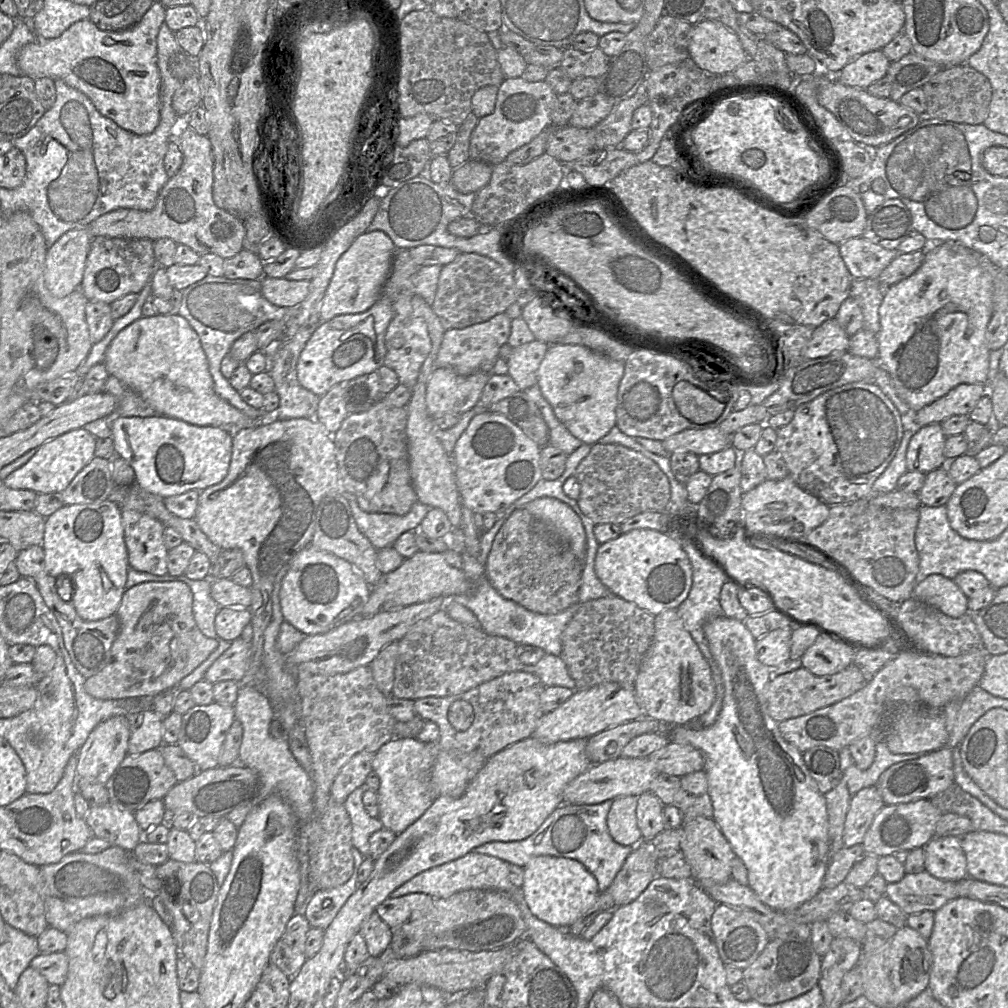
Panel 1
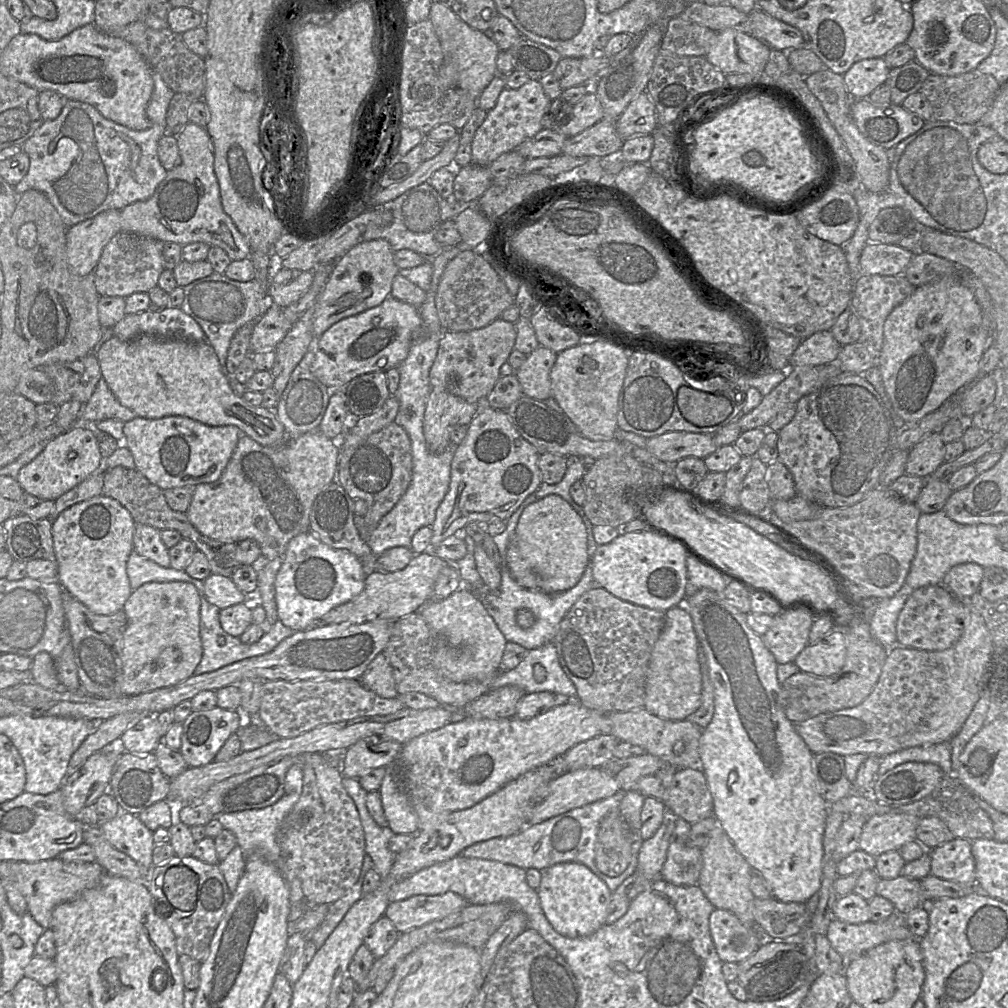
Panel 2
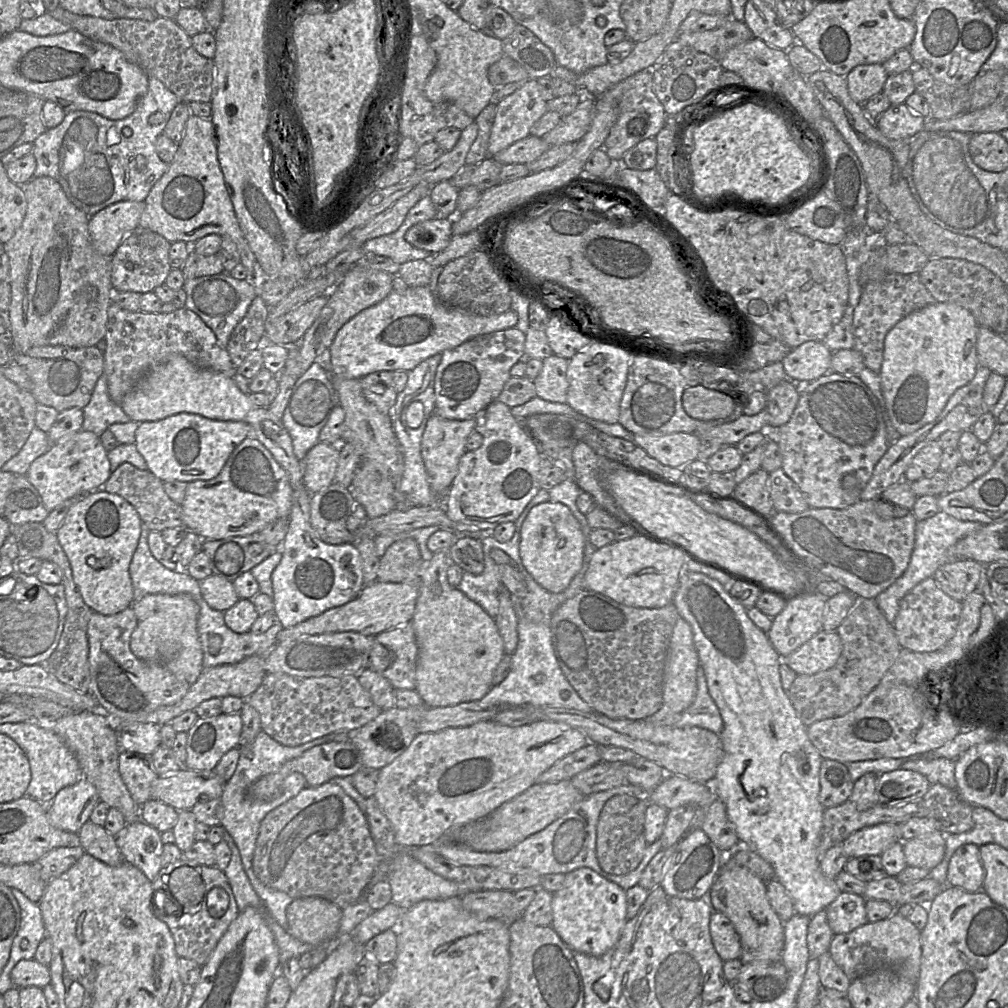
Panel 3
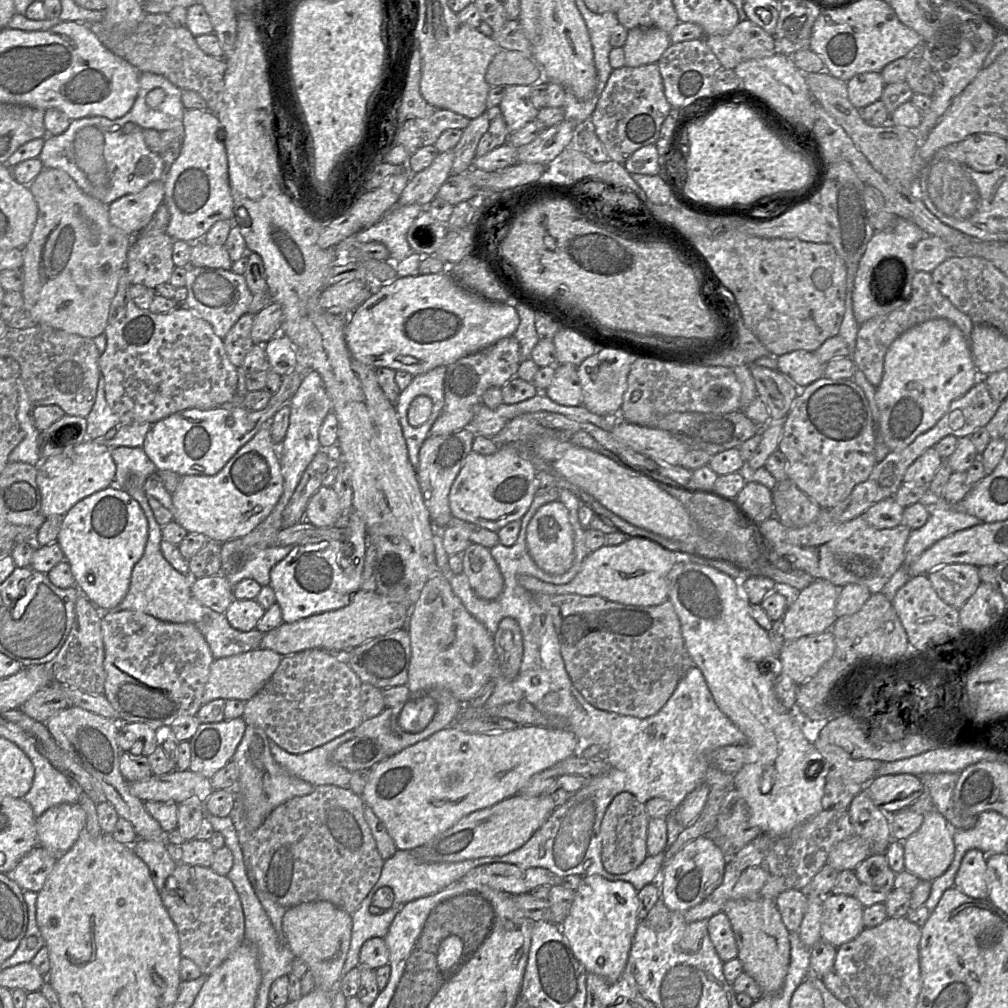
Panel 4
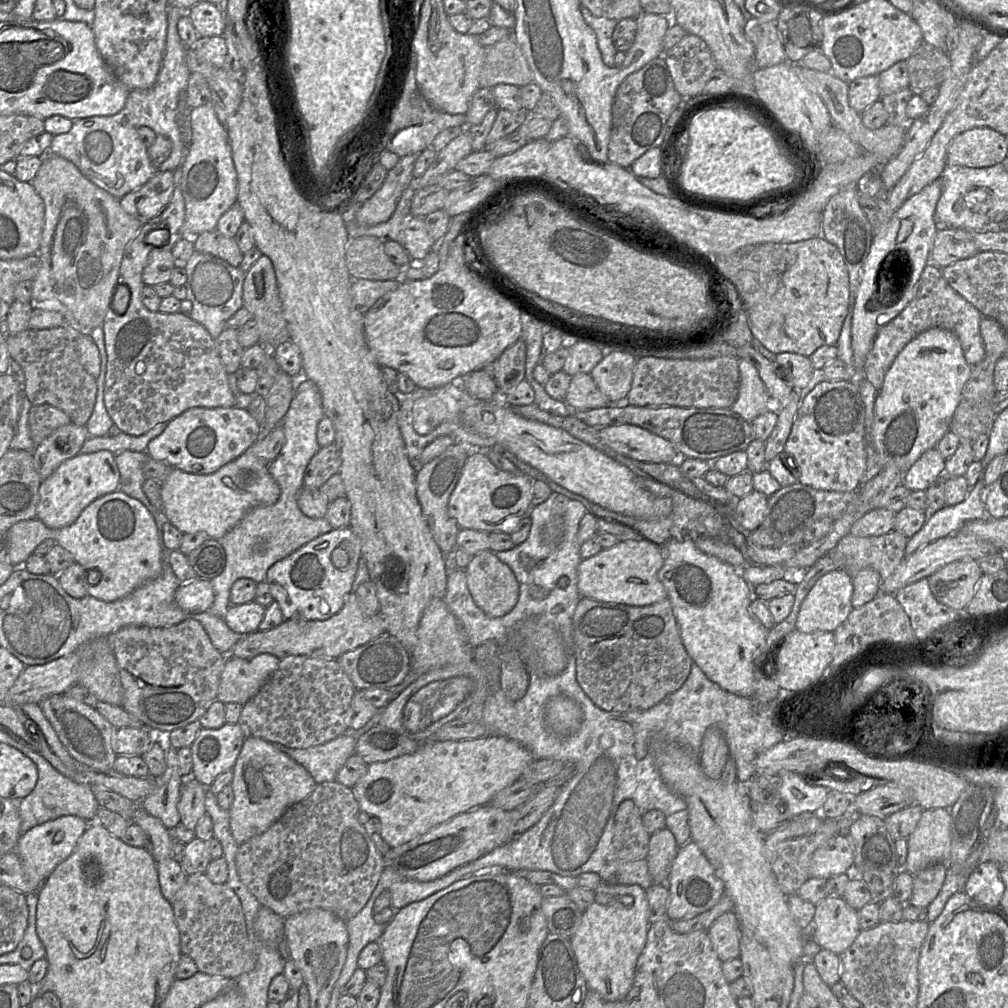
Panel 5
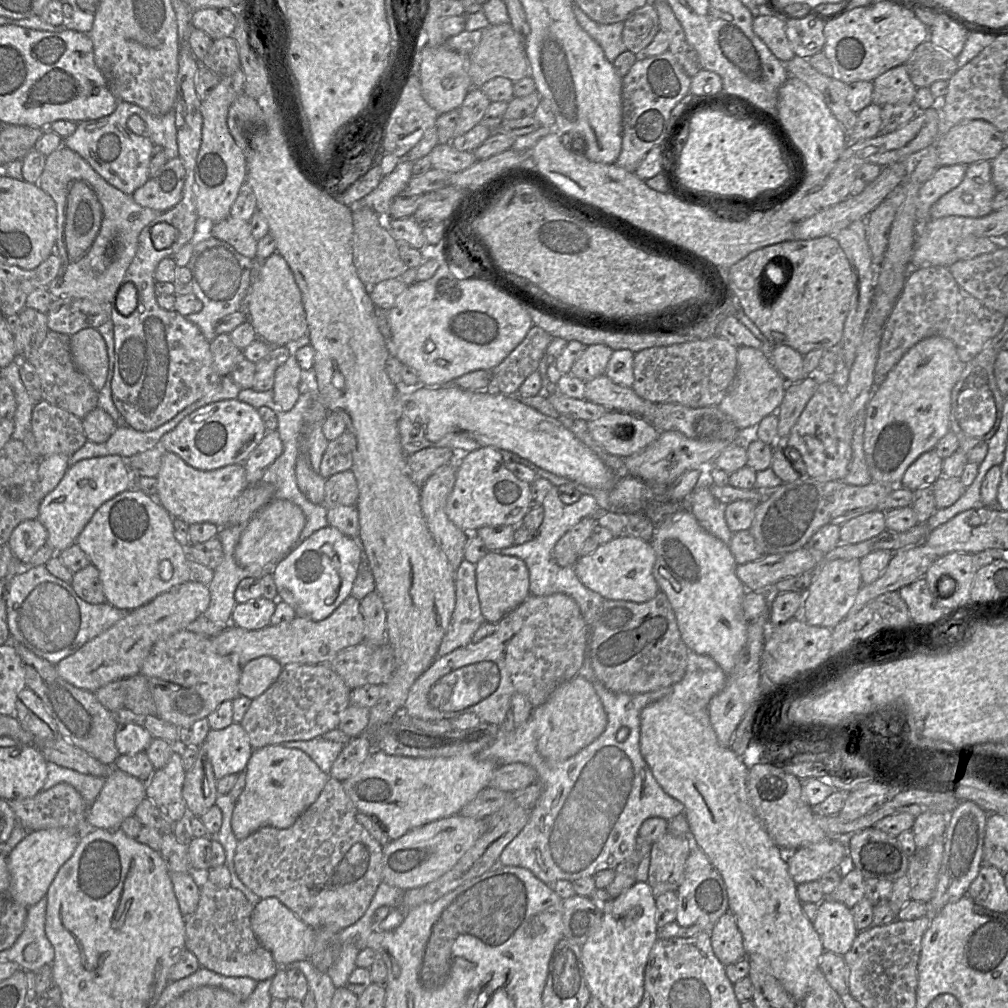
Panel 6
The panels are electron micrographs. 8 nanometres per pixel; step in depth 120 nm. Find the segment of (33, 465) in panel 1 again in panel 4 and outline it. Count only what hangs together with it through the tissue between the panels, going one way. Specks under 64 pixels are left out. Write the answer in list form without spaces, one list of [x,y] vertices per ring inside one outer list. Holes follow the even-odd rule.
[[[86,439],[71,450],[41,460],[36,467],[36,482],[41,493],[42,512],[46,517],[64,516],[80,500],[114,486],[116,474],[111,448],[91,439]]]

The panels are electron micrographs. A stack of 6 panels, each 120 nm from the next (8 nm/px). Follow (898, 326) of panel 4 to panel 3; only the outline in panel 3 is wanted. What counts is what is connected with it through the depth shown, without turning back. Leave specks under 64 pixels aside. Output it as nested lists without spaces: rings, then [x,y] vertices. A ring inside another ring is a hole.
[[[887,273],[881,279],[864,284],[859,303],[854,310],[853,349],[861,353],[865,367],[880,374],[888,331],[908,314],[935,302],[936,299],[920,281],[919,273]]]

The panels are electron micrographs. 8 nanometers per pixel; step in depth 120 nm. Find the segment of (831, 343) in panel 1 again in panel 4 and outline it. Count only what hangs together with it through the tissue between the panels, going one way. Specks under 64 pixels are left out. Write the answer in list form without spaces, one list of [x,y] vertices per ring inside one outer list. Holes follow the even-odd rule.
[[[795,350],[777,357],[778,370],[795,385],[806,387],[824,376],[822,364],[814,352]]]

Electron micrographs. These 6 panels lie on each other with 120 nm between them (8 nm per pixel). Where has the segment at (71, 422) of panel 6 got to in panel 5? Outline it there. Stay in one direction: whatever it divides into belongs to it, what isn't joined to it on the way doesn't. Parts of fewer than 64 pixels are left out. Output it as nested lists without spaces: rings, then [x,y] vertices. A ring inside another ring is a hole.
[[[33,405],[29,413],[30,435],[39,445],[59,427],[71,423],[70,417],[62,410],[51,405]]]

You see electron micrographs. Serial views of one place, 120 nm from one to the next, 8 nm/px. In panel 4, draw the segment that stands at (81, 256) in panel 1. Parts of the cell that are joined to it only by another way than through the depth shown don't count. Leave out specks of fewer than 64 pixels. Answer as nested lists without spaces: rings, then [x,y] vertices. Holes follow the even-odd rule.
[[[163,180],[149,183],[137,193],[124,195],[109,206],[110,222],[128,235],[139,233],[164,203]]]

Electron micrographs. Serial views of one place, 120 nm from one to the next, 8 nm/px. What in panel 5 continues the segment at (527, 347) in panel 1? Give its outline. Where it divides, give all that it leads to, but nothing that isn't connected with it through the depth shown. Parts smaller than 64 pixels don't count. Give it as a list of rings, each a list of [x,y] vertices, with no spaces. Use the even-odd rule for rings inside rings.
[[[577,373],[571,377],[564,401],[572,410],[589,410],[611,405],[610,399],[600,391],[590,373]]]

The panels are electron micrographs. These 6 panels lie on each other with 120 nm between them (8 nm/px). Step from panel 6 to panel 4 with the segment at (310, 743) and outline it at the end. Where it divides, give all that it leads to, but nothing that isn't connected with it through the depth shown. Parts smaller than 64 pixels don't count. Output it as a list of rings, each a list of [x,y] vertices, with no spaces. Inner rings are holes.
[[[348,731],[322,746],[301,754],[289,753],[272,740],[269,740],[269,746],[275,761],[291,775],[314,787],[334,785],[349,789],[352,774],[333,763],[332,754],[339,745],[353,738],[355,738],[354,731]]]

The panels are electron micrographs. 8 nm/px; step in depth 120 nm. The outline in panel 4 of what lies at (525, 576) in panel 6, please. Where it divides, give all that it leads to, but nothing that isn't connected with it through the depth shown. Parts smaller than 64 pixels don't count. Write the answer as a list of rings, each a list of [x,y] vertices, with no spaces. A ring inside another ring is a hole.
[[[471,543],[462,553],[463,573],[468,577],[474,593],[482,599],[496,599],[503,591],[504,579],[498,564],[491,556],[490,550],[480,544]]]

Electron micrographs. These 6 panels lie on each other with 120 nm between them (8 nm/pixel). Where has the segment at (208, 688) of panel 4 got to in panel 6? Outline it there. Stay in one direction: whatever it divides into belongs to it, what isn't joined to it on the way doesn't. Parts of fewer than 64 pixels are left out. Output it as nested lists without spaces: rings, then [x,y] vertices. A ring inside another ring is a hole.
[[[261,656],[241,667],[239,695],[251,700],[263,694],[279,677],[283,666],[271,656]]]

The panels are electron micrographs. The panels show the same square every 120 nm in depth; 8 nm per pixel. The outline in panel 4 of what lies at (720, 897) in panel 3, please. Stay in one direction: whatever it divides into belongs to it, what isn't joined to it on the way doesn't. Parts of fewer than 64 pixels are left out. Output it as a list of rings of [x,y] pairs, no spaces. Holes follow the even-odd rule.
[[[736,899],[729,900],[722,911],[728,916],[734,932],[738,955],[743,971],[760,986],[763,995],[777,993],[783,986],[790,962],[790,932],[786,929],[773,899]]]

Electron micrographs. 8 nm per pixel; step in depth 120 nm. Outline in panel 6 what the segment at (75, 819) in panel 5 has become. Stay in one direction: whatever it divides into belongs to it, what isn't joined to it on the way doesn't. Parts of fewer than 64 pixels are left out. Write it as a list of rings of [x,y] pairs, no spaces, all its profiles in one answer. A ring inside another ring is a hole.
[[[113,768],[99,796],[88,807],[86,822],[92,828],[119,829],[126,818],[134,816],[145,798],[146,783]],[[50,828],[28,833],[7,856],[10,873],[7,897],[26,908],[38,903],[47,894],[57,872],[73,855],[78,843],[77,830]]]

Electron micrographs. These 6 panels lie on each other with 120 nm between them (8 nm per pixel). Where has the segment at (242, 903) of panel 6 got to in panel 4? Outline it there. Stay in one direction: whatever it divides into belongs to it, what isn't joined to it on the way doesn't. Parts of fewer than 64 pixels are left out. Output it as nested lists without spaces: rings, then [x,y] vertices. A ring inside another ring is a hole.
[[[181,862],[167,878],[161,892],[179,933],[181,956],[194,961],[203,975],[211,974],[245,942],[241,901],[227,876],[217,874],[210,867]]]

